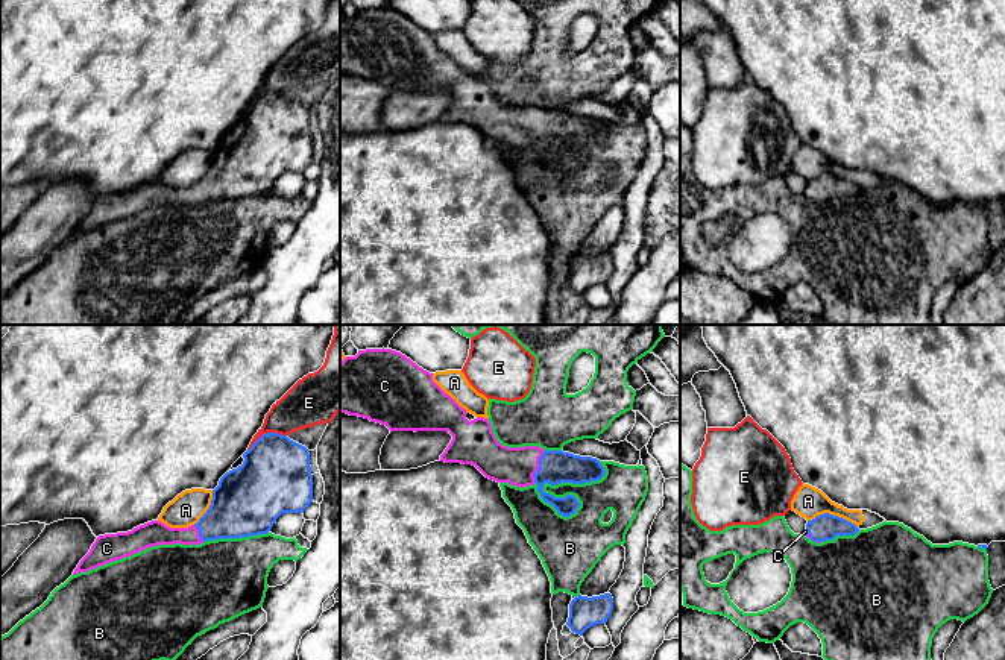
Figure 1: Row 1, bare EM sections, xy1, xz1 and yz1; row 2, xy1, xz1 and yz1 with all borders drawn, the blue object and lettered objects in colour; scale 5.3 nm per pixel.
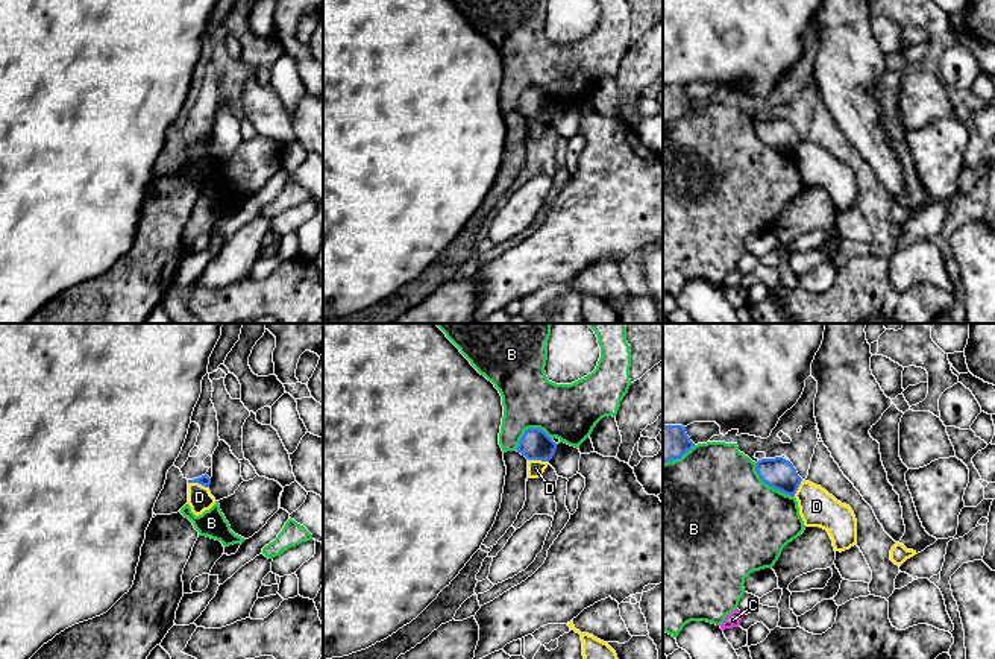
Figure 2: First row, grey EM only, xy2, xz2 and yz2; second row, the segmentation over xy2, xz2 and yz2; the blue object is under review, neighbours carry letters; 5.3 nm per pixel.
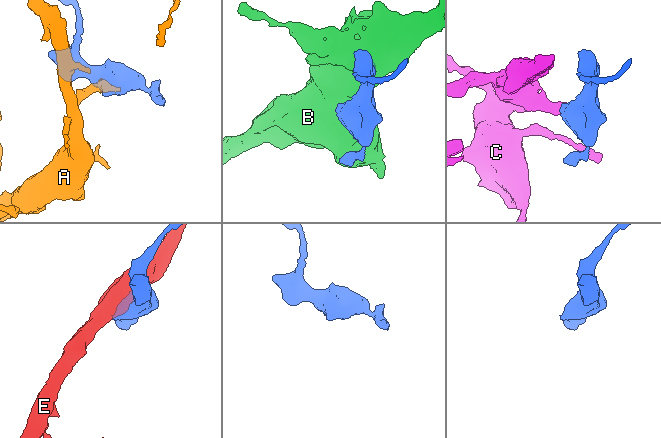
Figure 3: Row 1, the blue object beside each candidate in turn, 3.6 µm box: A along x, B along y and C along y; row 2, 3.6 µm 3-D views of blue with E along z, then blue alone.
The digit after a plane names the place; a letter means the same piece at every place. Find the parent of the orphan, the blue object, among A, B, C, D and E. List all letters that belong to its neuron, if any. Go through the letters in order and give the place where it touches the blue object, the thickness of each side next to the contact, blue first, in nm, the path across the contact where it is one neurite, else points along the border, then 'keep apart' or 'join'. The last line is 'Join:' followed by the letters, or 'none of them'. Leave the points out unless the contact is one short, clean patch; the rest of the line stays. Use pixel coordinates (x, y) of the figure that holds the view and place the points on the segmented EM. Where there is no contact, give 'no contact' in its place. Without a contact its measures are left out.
A: meets blue in yz1 at (832, 515); 140 nm thick on the blue side, 160 nm on the other; border along yz1 (808, 519), (832, 513), (850, 521), (856, 527); keep apart
B: meets blue in xz1 at (548, 493); 180 nm thick on the blue side, 260 nm on the other; keep apart
C: meets blue in xz1 at (539, 466); 180 nm thick on the blue side, 200 nm on the other; runs through xz1 (554, 466), (539, 466), (516, 466); join
D: meets blue in xy2 at (197, 482); 60 nm thick on the blue side, 130 nm on the other; border along xy2 (188, 482), (197, 482), (207, 488); keep apart
E: meets blue in xy1 at (267, 433); 380 nm thick on the blue side, 240 nm on the other; keep apart
Join: C

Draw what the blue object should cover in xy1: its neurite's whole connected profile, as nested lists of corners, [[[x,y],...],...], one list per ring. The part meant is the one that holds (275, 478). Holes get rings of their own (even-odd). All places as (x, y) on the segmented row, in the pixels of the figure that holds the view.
[[[263,434],[243,454],[243,464],[226,472],[213,490],[211,505],[197,523],[188,528],[170,528],[159,520],[140,525],[128,533],[99,536],[73,575],[88,572],[106,563],[131,557],[158,545],[200,545],[217,539],[240,539],[267,534],[284,513],[304,513],[313,502],[313,475],[308,449],[287,435]]]

